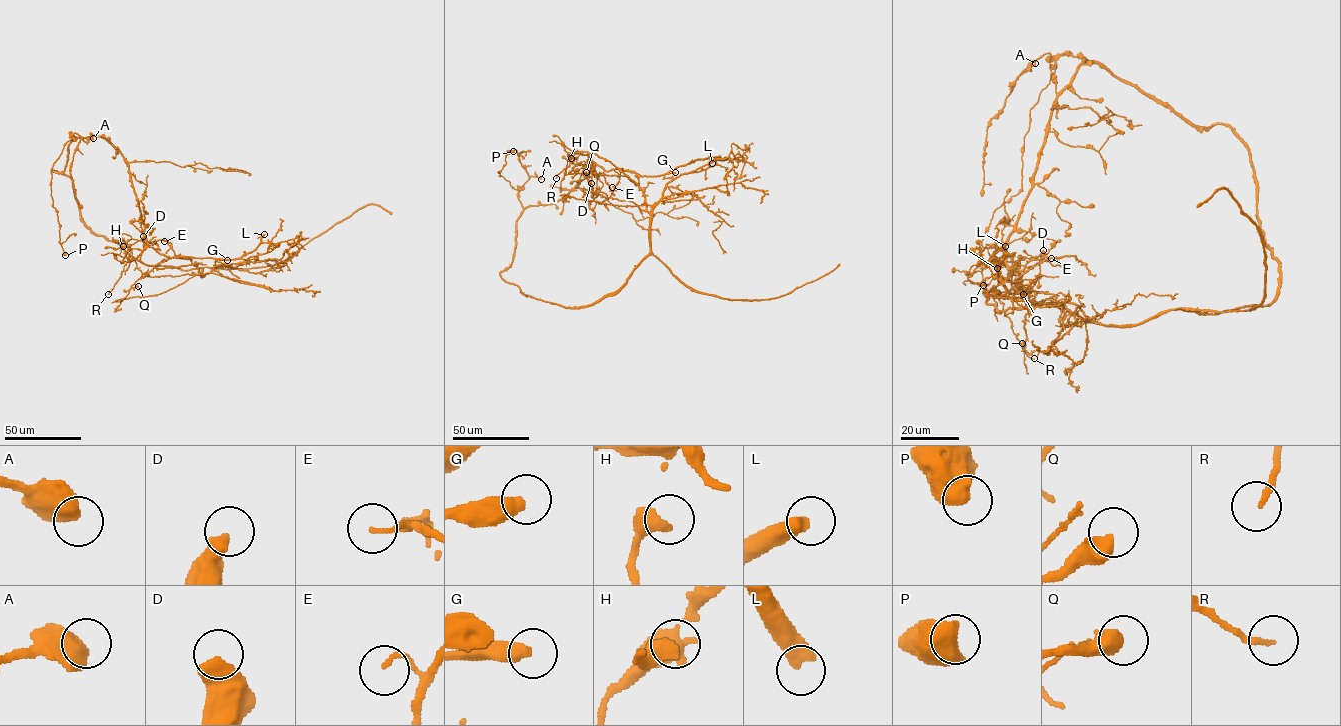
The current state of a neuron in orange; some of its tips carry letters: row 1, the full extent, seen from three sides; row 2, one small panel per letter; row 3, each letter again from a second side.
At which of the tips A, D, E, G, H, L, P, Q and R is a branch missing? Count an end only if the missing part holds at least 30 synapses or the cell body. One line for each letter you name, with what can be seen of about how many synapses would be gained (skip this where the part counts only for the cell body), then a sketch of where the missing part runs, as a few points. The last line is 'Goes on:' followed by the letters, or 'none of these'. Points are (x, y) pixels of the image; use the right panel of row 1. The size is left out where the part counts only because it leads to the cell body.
L: 130 syn | (1005, 246), (1019, 230), (1021, 205), (1028, 180), (1035, 173), (1097, 181), (1104, 172), (1102, 154)
Goes on: L

